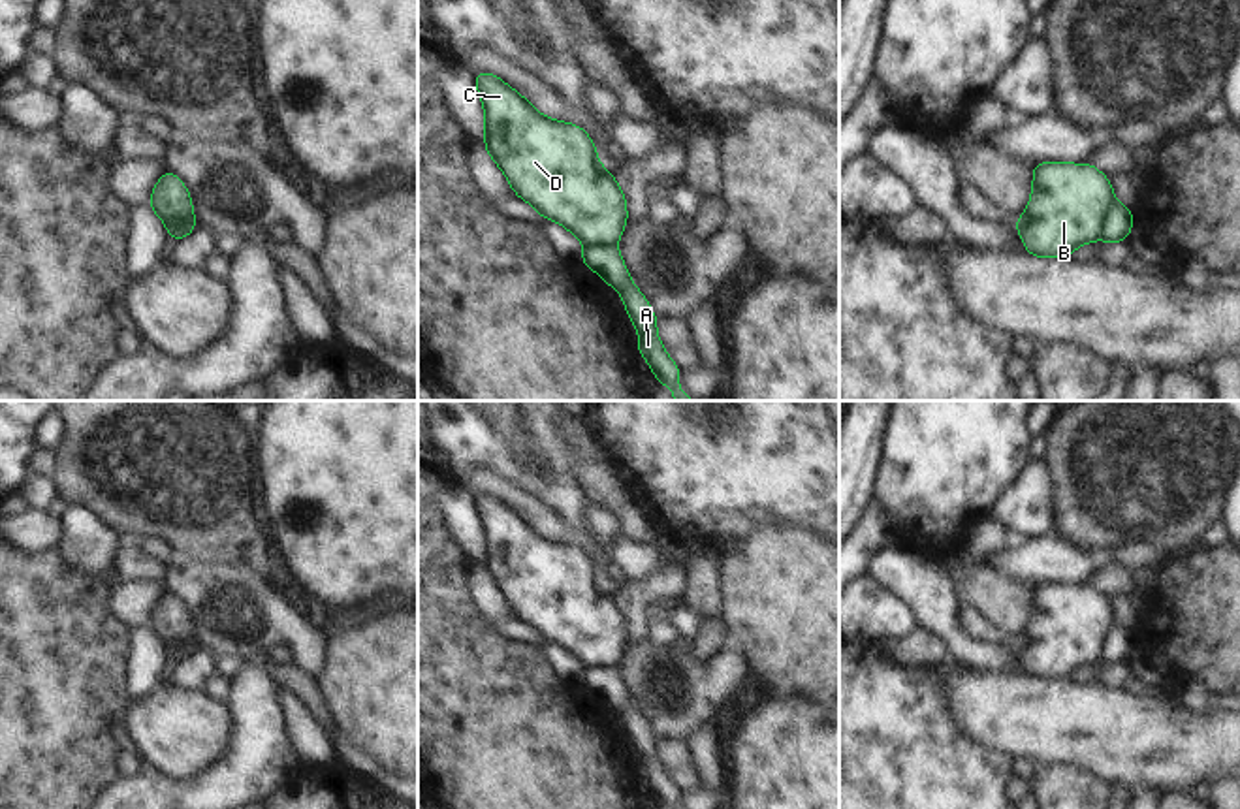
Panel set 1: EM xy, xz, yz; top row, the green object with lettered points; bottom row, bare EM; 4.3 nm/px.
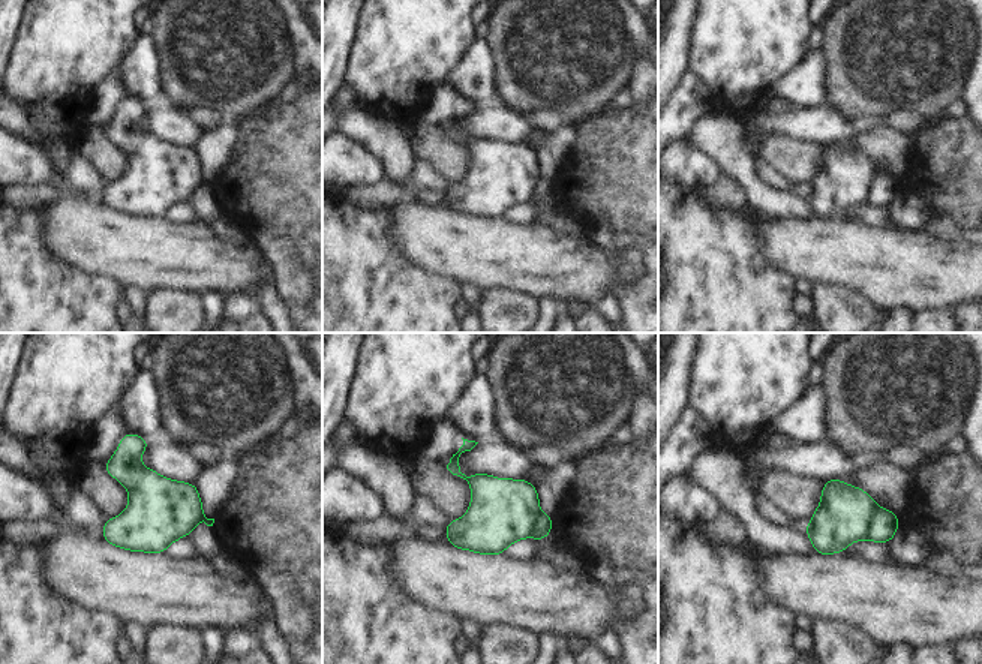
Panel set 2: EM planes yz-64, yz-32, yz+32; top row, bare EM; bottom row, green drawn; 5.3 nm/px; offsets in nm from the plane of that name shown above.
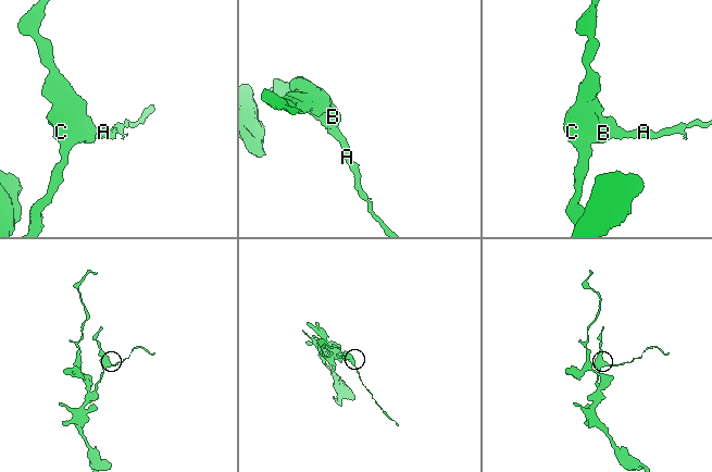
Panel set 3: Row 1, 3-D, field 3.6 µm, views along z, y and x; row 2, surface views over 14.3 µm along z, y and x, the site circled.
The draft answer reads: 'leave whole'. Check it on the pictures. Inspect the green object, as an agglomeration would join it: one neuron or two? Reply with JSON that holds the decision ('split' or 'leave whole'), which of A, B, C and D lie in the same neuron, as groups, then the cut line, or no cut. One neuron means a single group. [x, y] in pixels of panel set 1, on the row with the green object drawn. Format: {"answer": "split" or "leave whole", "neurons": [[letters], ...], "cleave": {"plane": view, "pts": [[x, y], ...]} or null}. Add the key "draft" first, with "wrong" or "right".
{"draft": "wrong", "answer": "split", "neurons": [["A"], ["B", "C", "D"]], "cleave": {"plane": "yz", "pts": [[1112, 202], [1099, 236]]}}

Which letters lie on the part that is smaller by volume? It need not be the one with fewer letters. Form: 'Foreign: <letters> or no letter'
Foreign: A

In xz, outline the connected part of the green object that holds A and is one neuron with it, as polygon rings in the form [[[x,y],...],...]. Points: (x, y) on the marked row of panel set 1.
[[[596,243],[585,246],[580,263],[589,265],[621,293],[625,309],[632,324],[638,327],[640,344],[636,352],[649,361],[655,378],[662,386],[674,389],[674,401],[694,401],[677,388],[681,369],[666,356],[666,350],[657,337],[657,316],[647,299],[630,280],[615,243]]]

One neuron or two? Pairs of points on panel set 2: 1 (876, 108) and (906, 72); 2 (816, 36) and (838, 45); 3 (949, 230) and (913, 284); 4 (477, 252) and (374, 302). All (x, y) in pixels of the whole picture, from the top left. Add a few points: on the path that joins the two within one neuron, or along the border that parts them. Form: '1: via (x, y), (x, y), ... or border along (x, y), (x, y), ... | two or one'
1: via (879, 99), (897, 81) | one
2: border along (823, 29), (823, 47), (820, 50) | two
3: border along (927, 231), (945, 240), (963, 240), (966, 243) | two
4: border along (404, 252), (425, 270), (453, 278), (462, 287) | two

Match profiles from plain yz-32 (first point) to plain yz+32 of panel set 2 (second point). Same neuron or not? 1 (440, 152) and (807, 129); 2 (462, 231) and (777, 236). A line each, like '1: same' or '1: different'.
1: different
2: same

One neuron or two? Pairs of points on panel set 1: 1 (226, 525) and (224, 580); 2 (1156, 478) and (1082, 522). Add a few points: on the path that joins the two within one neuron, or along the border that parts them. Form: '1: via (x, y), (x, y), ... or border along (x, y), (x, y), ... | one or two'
1: border along (181, 561), (249, 565), (264, 576) | two
2: via (1137, 478), (1126, 478), (1101, 503) | one

